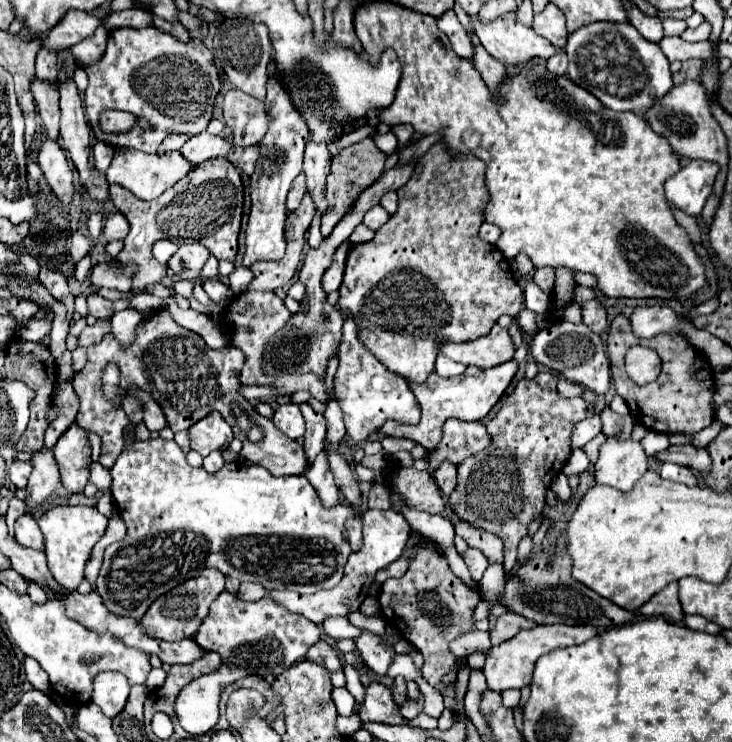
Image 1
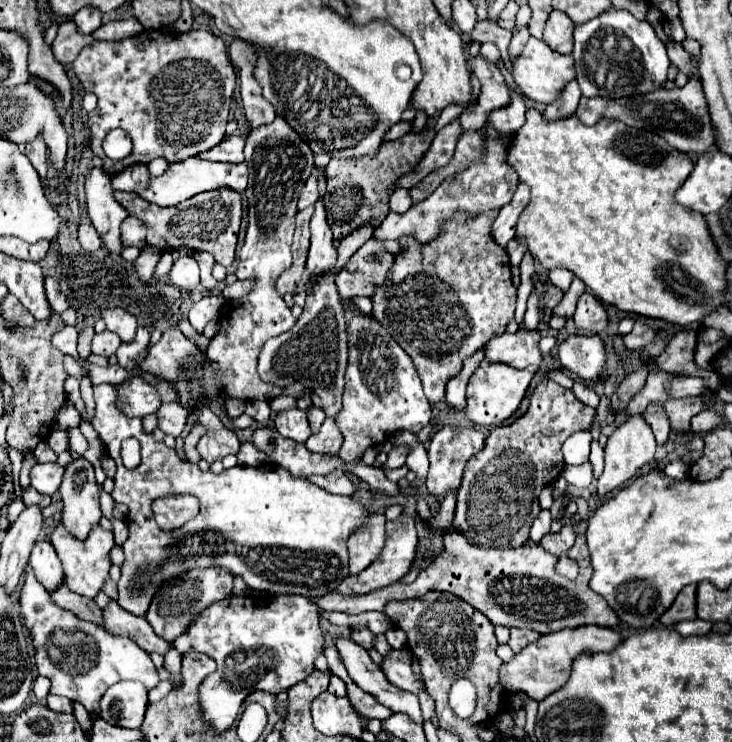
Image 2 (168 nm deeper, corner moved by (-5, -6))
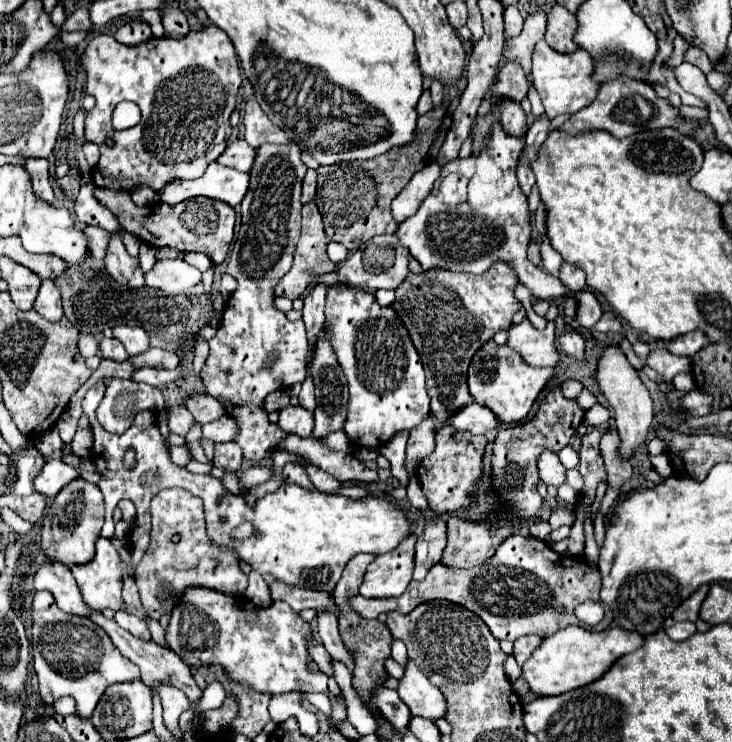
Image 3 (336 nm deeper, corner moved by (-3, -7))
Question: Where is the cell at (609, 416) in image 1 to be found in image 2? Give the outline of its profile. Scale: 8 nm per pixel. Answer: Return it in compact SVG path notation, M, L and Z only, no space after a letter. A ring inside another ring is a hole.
M593 440L591 443L589 461L593 466L593 476L598 479L604 469L604 450L598 440Z

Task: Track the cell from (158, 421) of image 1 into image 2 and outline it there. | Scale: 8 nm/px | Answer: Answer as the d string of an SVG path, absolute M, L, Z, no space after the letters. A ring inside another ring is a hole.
M177 402L163 404L157 410L157 428L163 430L165 434L171 434L177 438L183 432L185 422L187 422L187 410Z

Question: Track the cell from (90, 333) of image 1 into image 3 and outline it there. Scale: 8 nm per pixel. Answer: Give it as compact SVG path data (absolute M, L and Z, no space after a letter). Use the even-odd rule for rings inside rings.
M103 339L99 349L101 349L101 357L105 357L105 359L113 359L113 361L127 361L129 359L123 343L117 339Z

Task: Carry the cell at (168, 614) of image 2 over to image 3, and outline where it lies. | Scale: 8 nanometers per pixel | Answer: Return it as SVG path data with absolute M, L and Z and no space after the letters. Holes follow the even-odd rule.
M163 489L151 501L151 519L151 541L137 565L135 583L139 587L141 603L153 619L171 611L181 593L193 585L217 589L227 595L245 595L247 575L239 567L239 555L235 555L235 551L227 551L227 547L215 547L215 543L207 539L203 503L199 497L183 489ZM173 535L181 535L181 541L173 543Z

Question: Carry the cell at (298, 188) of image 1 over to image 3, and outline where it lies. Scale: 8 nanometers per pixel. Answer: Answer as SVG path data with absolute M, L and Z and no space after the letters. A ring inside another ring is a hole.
M307 169L305 179L303 179L303 195L301 203L311 203L315 199L315 189L317 189L317 171Z

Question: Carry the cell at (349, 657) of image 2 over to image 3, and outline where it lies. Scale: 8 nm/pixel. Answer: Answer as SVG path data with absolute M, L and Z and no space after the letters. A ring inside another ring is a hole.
M317 611L317 633L321 637L321 643L325 645L327 653L337 659L337 661L343 661L349 671L353 671L353 657L351 653L343 647L343 641L341 641L341 635L339 635L339 629L337 629L337 615L335 611Z

